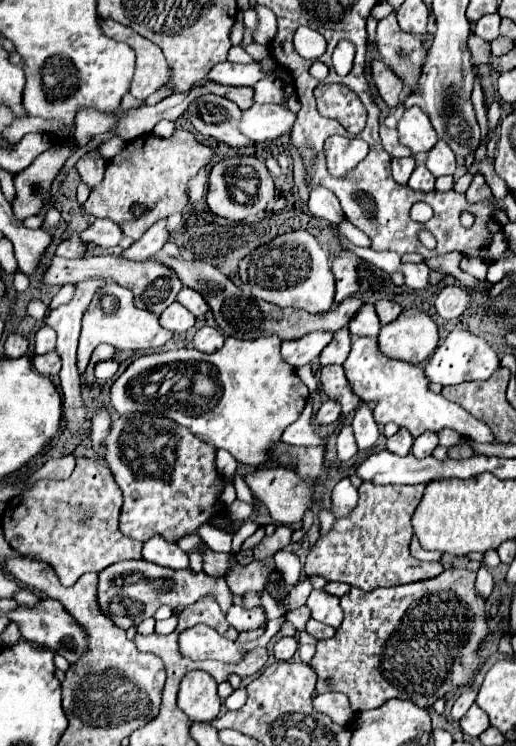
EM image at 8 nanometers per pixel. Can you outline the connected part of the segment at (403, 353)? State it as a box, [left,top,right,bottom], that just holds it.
[379,310,437,362]

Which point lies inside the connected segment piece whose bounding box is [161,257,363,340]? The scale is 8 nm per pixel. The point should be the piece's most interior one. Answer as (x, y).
(237, 314)

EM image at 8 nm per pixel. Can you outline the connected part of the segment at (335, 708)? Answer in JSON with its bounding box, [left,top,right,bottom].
[313,692,355,726]

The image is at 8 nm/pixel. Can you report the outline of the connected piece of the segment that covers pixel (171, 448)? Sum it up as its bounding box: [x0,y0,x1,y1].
[103,412,235,542]

